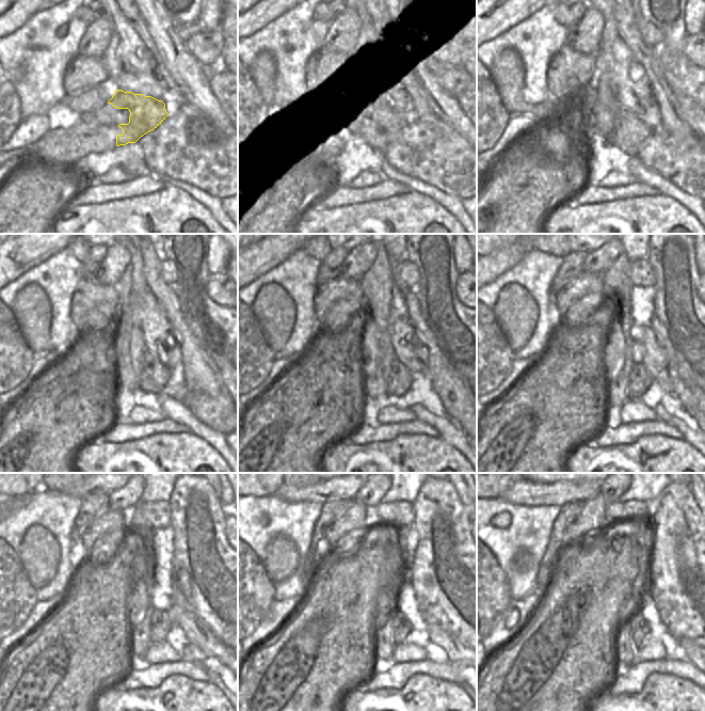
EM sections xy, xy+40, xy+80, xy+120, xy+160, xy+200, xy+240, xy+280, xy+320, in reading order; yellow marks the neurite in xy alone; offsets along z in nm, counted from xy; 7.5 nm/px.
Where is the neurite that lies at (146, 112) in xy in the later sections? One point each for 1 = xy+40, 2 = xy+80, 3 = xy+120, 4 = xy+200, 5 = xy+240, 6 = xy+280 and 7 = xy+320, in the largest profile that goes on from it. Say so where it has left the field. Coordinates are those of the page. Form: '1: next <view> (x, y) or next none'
1: next xy+40 (385, 122)
2: next xy+80 (630, 131)
3: next xy+120 (155, 375)
4: next xy+200 (639, 379)
5: next xy+240 (160, 623)
6: next xy+280 (402, 627)
7: next xy+320 (640, 630)

